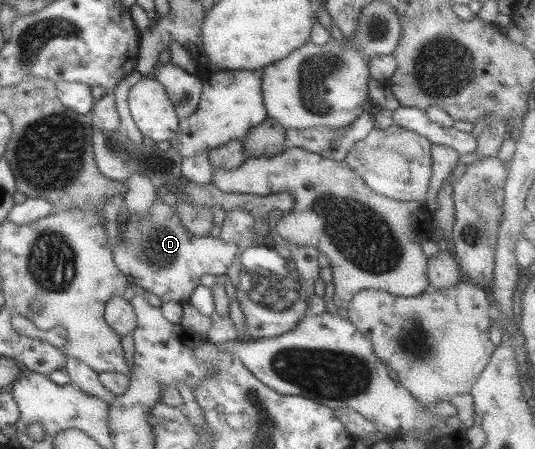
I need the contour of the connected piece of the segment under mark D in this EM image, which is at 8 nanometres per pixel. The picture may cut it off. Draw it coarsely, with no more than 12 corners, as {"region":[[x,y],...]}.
{"region":[[171,201],[129,213],[113,264],[161,303],[185,306],[225,275],[235,243],[190,234]]}

